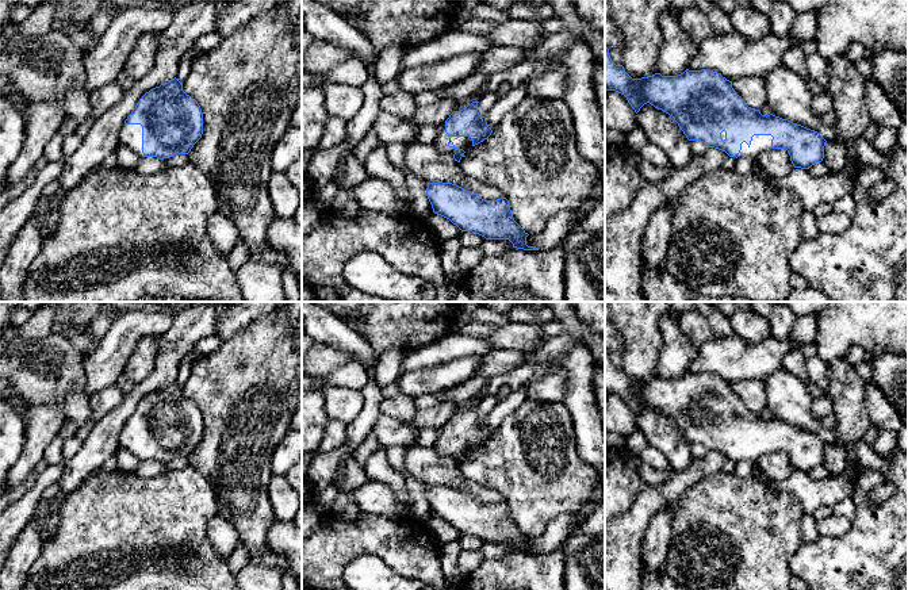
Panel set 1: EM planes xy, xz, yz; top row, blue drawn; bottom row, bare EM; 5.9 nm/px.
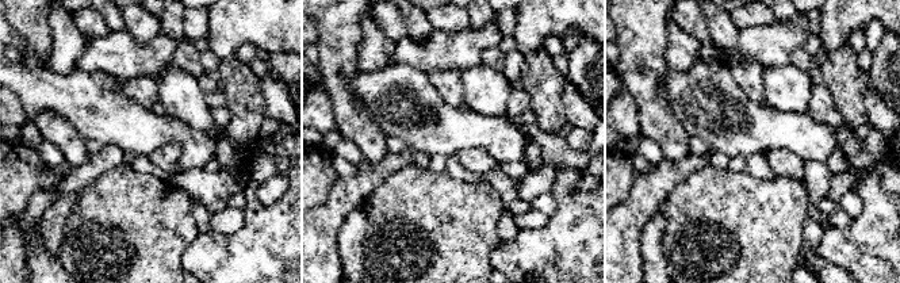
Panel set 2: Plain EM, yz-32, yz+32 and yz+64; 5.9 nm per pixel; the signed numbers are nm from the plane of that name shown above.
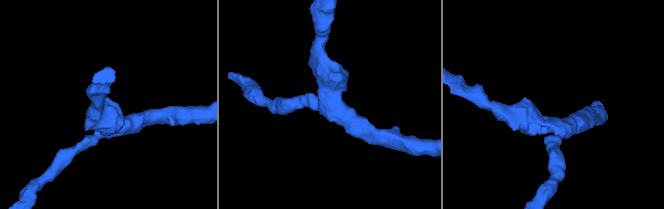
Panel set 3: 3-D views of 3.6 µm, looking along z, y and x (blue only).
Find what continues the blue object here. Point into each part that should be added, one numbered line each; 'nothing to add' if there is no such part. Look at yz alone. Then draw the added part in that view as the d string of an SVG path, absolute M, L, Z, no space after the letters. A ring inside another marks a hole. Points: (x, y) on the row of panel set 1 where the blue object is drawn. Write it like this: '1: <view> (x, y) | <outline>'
1: yz (759, 144) | M754 135L750 146L746 142L742 143L739 157L755 161L762 152L773 149L771 139L771 135Z

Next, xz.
1: xz (441, 141) | M445 122L440 123L437 129L438 134L433 142L433 146L438 153L449 154L453 157L456 148L463 149L464 152L470 150L471 145L468 137L449 137L445 133Z

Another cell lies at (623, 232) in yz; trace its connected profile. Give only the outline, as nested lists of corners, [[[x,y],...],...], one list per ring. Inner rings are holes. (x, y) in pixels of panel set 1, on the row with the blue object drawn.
[[[709,148],[702,156],[693,156],[683,168],[670,166],[670,173],[660,181],[648,183],[637,191],[632,204],[605,219],[605,302],[644,302],[641,296],[641,237],[652,214],[667,202],[675,200],[690,184],[709,172],[723,168],[728,154]]]

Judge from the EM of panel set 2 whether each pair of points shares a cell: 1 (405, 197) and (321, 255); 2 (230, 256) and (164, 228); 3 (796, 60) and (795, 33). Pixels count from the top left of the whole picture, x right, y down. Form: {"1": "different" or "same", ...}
{"1": "different", "2": "different", "3": "different"}

